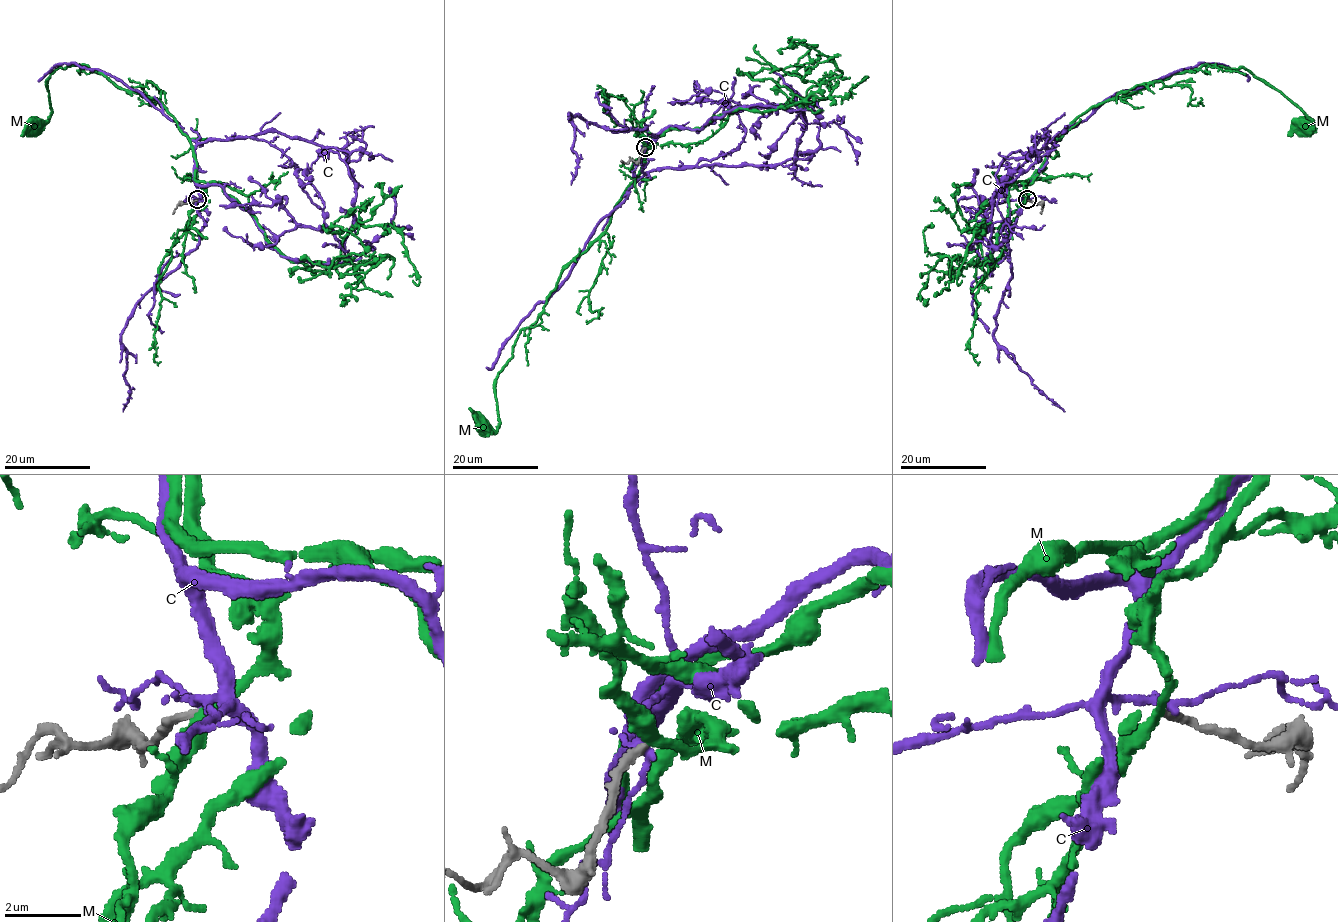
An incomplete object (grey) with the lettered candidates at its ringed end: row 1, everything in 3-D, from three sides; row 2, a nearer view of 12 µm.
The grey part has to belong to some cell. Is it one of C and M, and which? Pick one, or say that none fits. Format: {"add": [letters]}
{"add": ["M"]}

